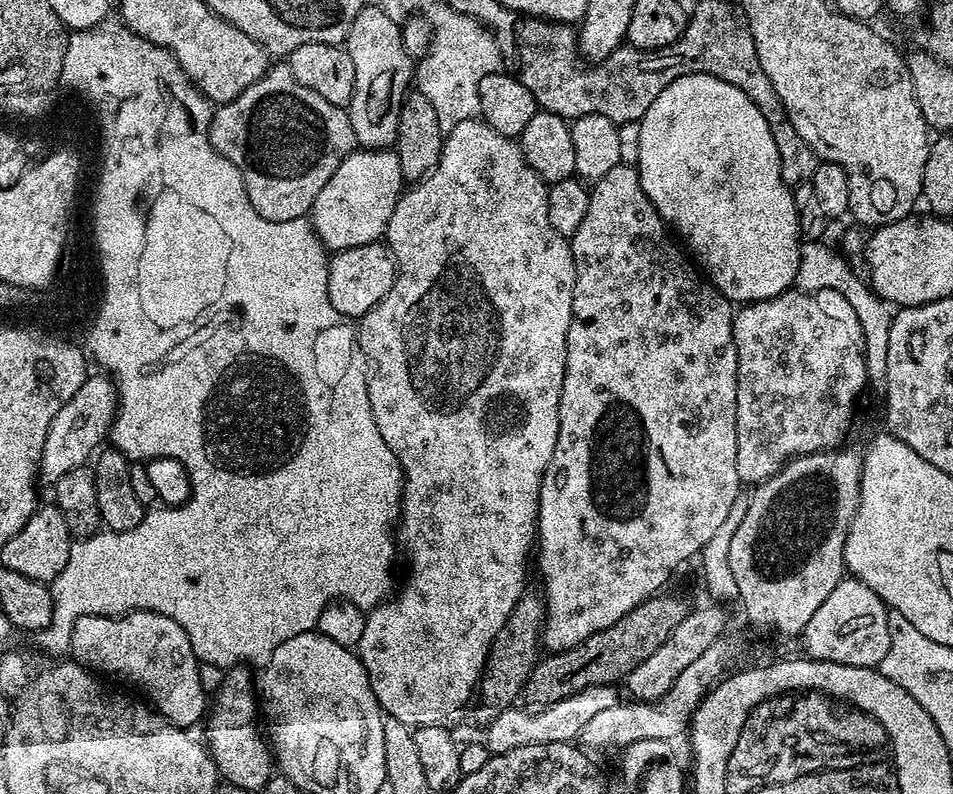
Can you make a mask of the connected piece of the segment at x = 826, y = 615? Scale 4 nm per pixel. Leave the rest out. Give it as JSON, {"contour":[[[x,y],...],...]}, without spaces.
{"contour":[[[845,578],[838,582],[838,586],[830,593],[830,598],[818,606],[818,611],[810,622],[806,622],[802,633],[804,640],[803,655],[809,660],[825,660],[842,666],[858,666],[859,668],[879,669],[882,658],[886,658],[886,650],[890,650],[890,626],[888,625],[889,607],[866,586],[866,582],[855,578]]]}

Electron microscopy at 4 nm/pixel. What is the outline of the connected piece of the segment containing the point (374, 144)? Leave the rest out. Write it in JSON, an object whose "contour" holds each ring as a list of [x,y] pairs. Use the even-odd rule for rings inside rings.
{"contour":[[[366,6],[350,26],[346,47],[350,58],[354,58],[354,94],[346,111],[350,118],[350,126],[354,126],[356,143],[364,150],[391,149],[398,134],[398,114],[414,80],[414,58],[403,46],[401,25],[382,9]]]}

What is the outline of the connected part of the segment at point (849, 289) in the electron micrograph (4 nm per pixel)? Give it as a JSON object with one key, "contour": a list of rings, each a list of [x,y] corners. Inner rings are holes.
{"contour":[[[809,240],[801,243],[795,287],[799,291],[813,294],[820,294],[831,289],[831,291],[842,294],[842,298],[846,298],[846,302],[854,306],[854,314],[858,314],[858,322],[862,322],[864,361],[868,371],[868,383],[871,391],[884,394],[886,393],[886,346],[890,346],[890,326],[894,308],[888,301],[876,295],[861,277],[860,280],[854,273],[847,272],[844,268],[836,268],[832,272],[832,252],[824,245],[824,242]]]}

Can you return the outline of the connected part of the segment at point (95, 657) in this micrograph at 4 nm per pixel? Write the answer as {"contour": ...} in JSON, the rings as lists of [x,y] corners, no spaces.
{"contour":[[[126,612],[123,616],[78,618],[72,627],[70,656],[93,674],[113,676],[137,688],[139,695],[177,728],[188,730],[191,724],[205,719],[210,700],[204,697],[200,681],[202,665],[190,646],[190,638],[186,638],[186,630],[166,614]]]}

